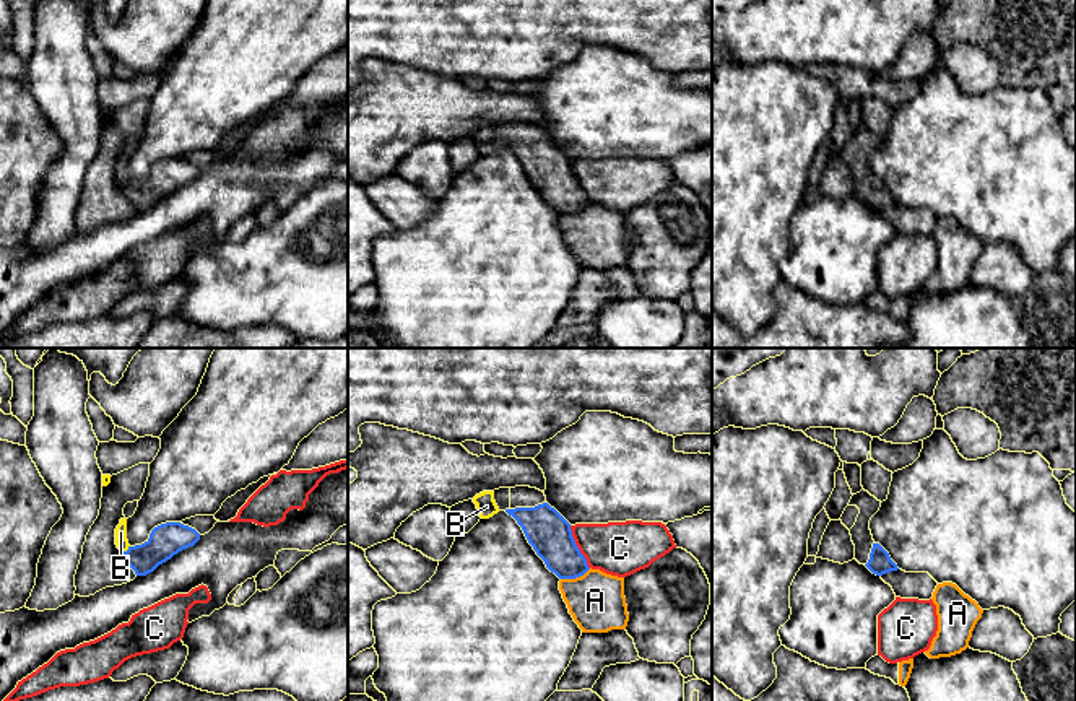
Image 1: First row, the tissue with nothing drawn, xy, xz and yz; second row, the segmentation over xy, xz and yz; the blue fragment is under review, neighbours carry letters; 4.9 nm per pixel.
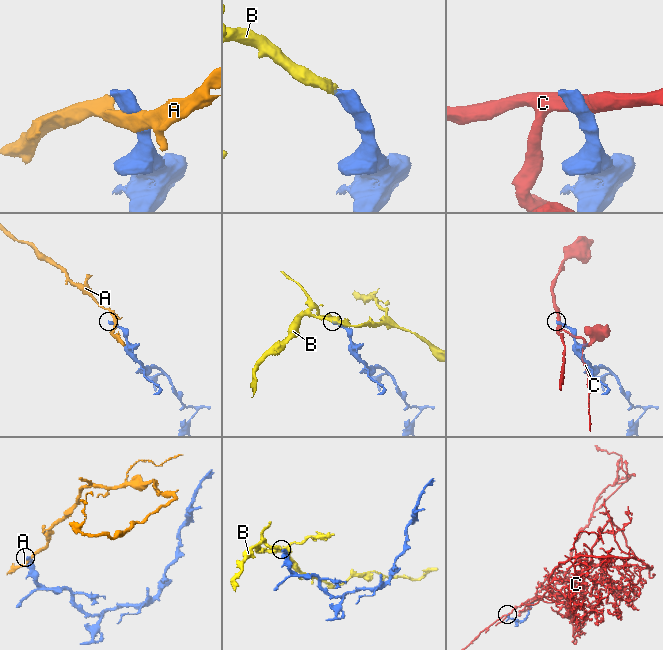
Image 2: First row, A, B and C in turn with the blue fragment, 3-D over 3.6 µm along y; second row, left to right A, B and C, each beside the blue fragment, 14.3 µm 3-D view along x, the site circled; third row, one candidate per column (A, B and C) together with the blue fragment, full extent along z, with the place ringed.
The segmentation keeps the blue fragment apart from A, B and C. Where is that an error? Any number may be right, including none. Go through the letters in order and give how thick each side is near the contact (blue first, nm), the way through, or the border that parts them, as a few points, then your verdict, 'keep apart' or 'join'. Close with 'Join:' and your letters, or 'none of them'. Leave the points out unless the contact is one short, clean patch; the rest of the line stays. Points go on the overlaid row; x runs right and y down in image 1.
A: 220 nm thick on the blue side, 280 nm on the other; keep apart
B: 160 nm thick on the blue side, 60 nm on the other; runs through xy (166, 540), (155, 552), (127, 550), (121, 532); join
C: 220 nm thick on the blue side, 280 nm on the other; keep apart
Join: B

